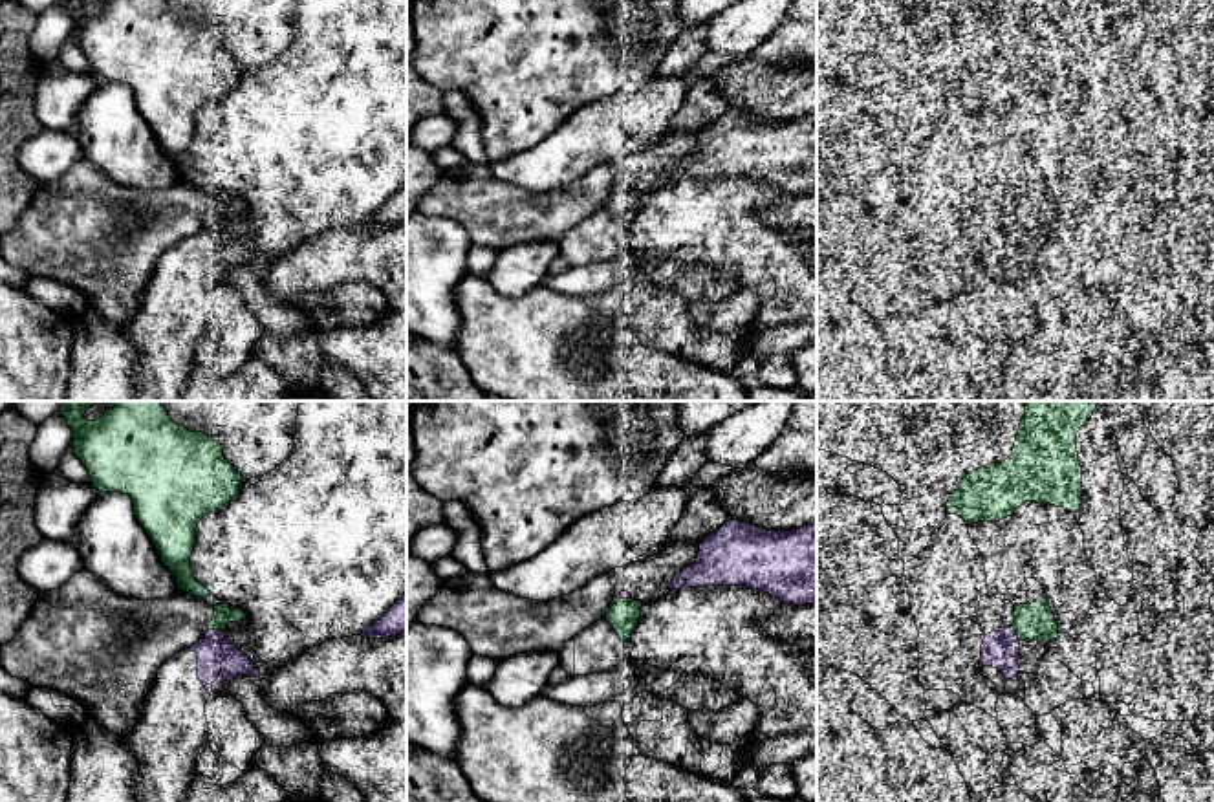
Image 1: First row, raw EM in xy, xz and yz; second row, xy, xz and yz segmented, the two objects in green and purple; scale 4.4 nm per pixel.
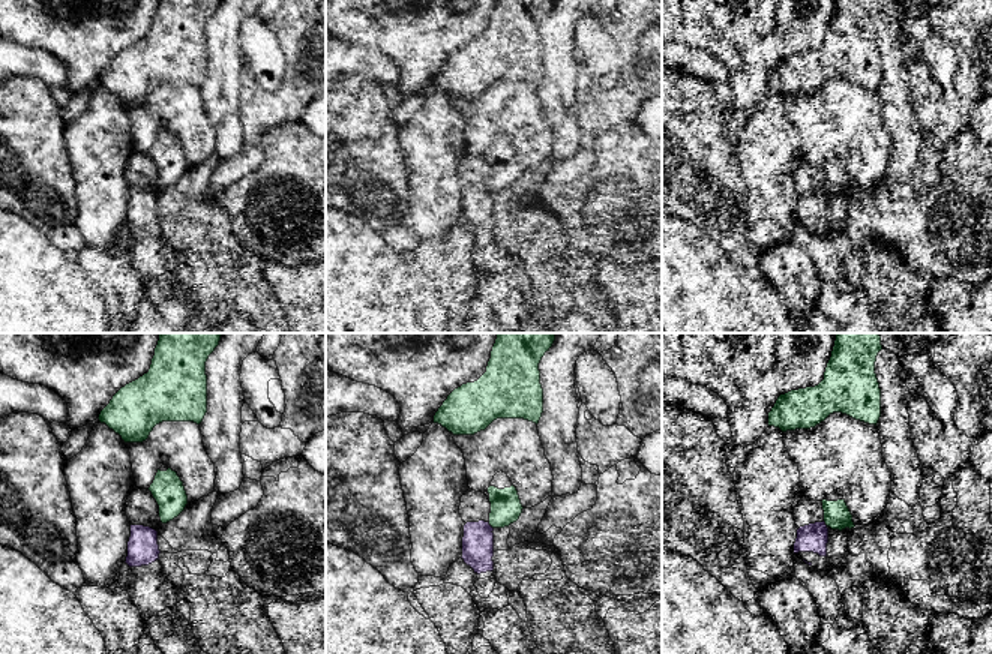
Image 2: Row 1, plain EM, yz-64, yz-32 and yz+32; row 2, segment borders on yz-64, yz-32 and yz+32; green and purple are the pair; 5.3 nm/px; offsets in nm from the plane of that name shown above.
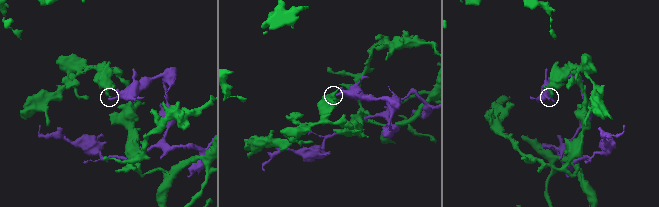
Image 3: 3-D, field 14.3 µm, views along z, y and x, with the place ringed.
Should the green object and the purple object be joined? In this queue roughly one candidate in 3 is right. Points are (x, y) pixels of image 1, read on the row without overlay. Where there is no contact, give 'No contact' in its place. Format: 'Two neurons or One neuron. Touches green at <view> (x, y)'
Two neurons. Touches green at xy (216, 218)

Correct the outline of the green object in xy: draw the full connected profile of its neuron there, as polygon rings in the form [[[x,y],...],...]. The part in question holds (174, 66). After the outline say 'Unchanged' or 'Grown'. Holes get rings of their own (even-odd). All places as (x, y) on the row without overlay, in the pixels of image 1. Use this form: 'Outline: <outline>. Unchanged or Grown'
Outline: [[[66,0],[64,9],[73,24],[73,40],[88,59],[93,77],[132,88],[134,103],[176,167],[178,179],[214,198],[209,220],[225,222],[229,212],[244,209],[242,200],[218,190],[200,174],[190,157],[198,112],[231,92],[244,71],[225,49],[223,38],[203,22],[190,22],[174,13],[167,0],[106,0],[97,11],[88,11],[84,4],[86,0]]]. Grown

